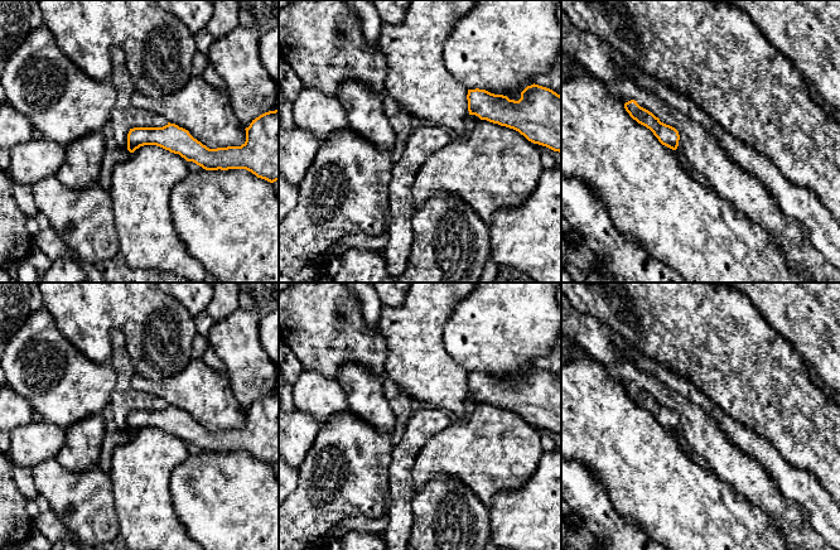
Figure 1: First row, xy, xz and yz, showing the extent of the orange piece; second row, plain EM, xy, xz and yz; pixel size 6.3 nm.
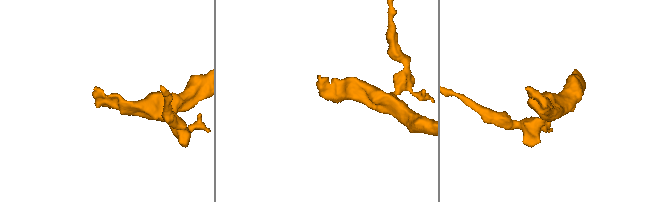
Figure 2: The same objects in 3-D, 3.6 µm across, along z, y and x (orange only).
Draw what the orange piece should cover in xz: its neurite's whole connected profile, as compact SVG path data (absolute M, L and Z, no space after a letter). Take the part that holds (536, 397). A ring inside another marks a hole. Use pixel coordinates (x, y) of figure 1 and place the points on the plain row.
M531 367L518 383L486 372L468 372L468 394L481 402L518 414L528 424L561 435L561 378Z

